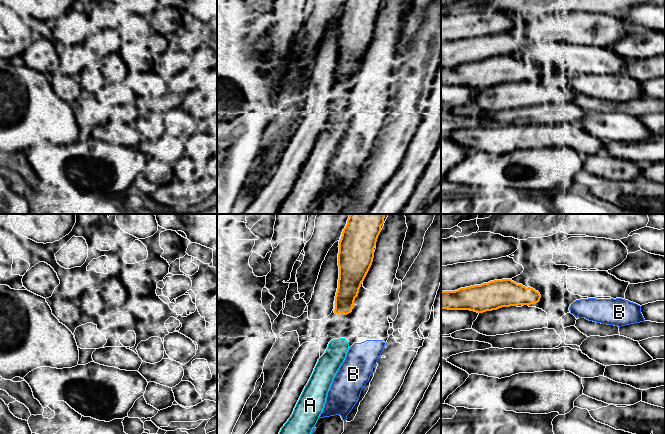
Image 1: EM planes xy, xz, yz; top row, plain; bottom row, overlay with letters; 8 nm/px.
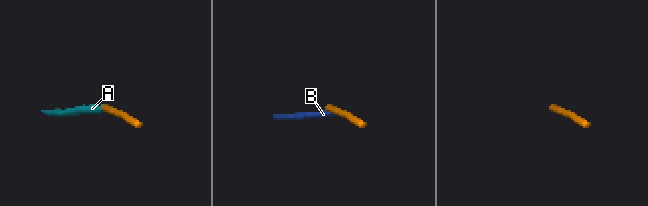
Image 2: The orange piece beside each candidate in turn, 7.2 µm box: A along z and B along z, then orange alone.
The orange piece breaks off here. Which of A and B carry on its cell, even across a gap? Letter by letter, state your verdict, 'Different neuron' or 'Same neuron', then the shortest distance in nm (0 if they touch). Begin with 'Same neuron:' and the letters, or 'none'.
Same neuron: A
A: Same neuron. Distance 190 nm
B: Different neuron. Distance 240 nm

